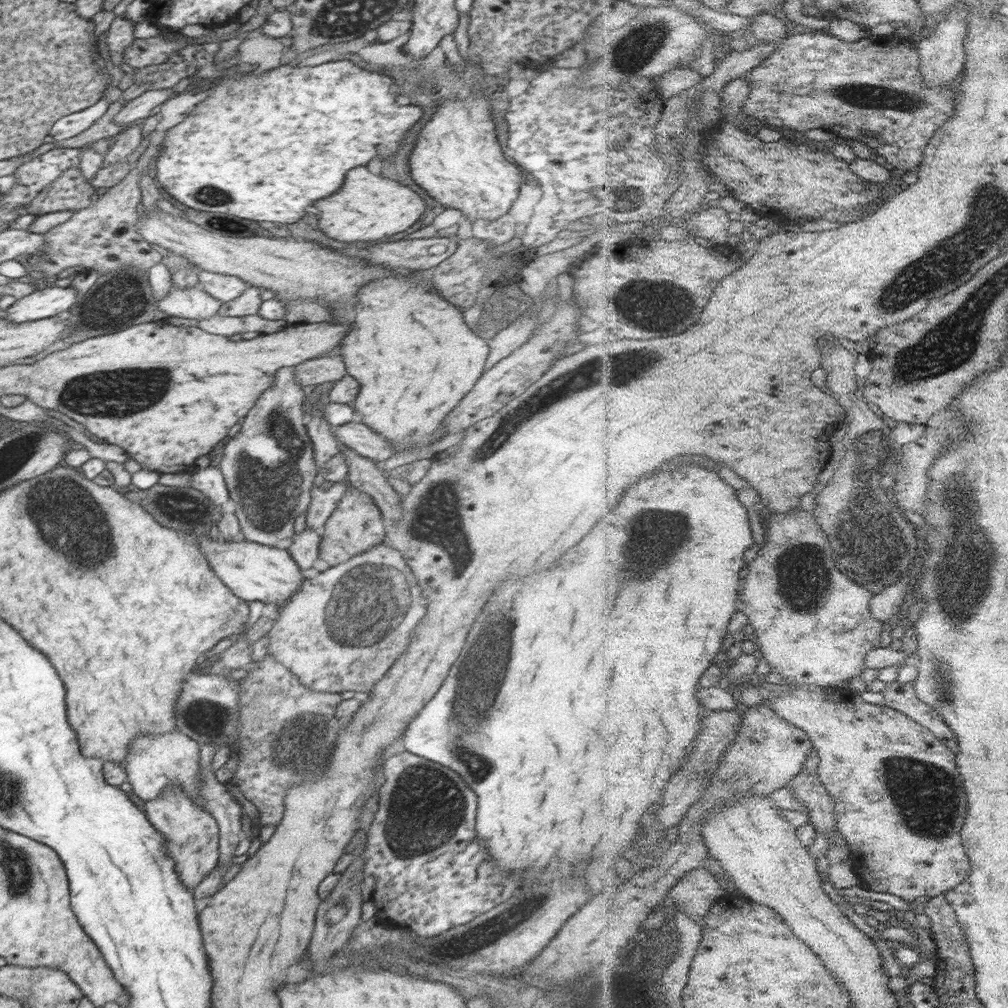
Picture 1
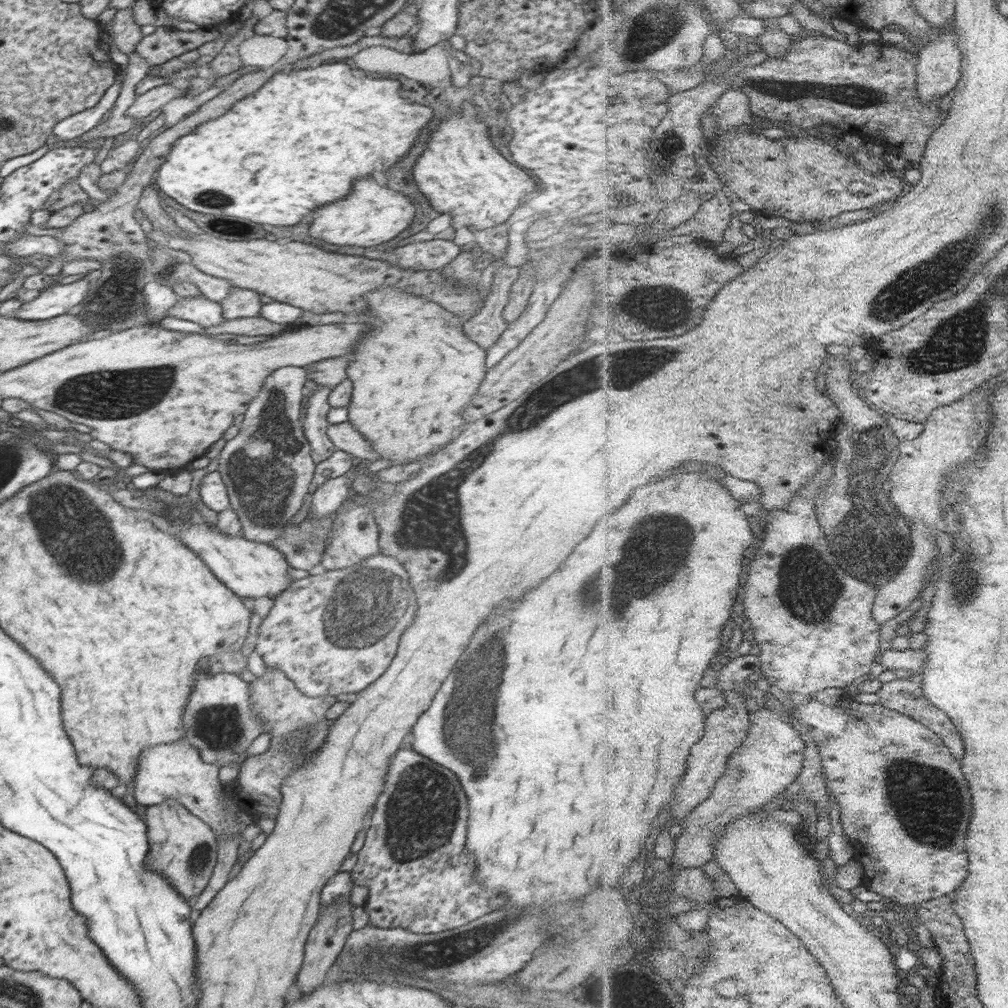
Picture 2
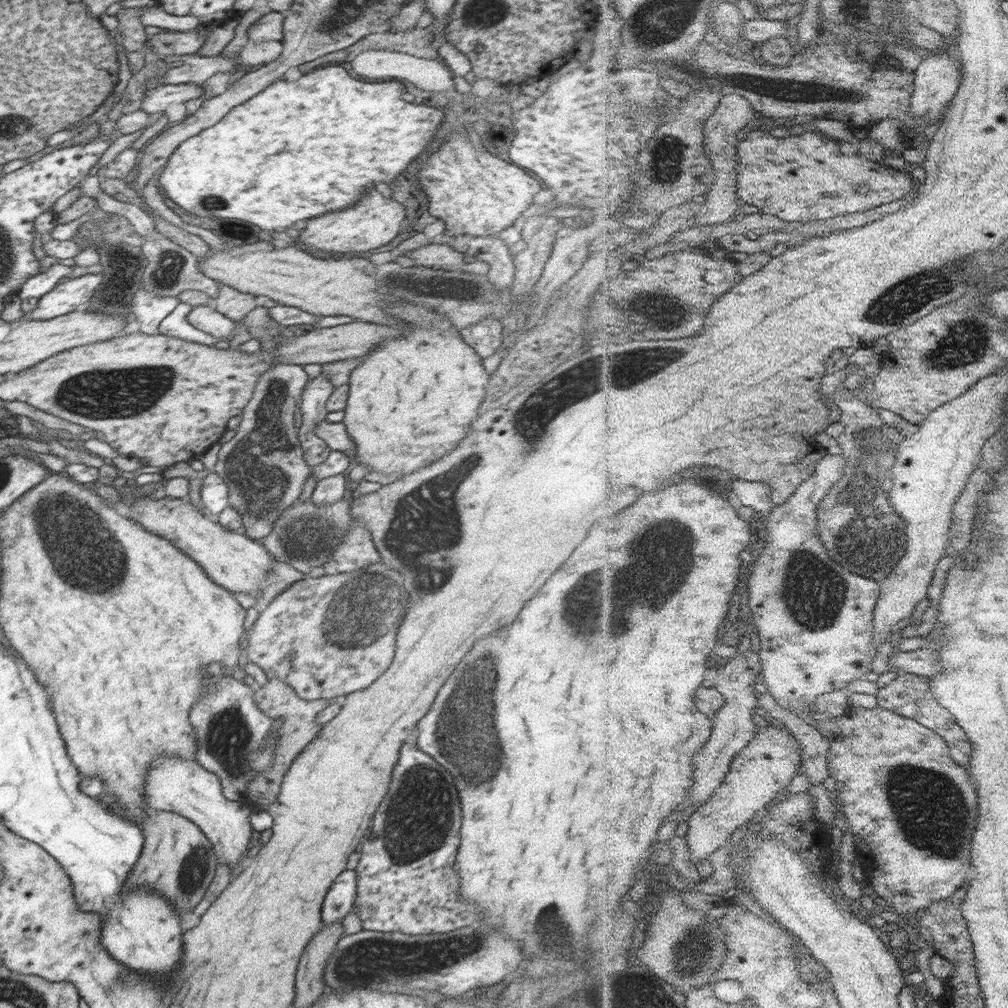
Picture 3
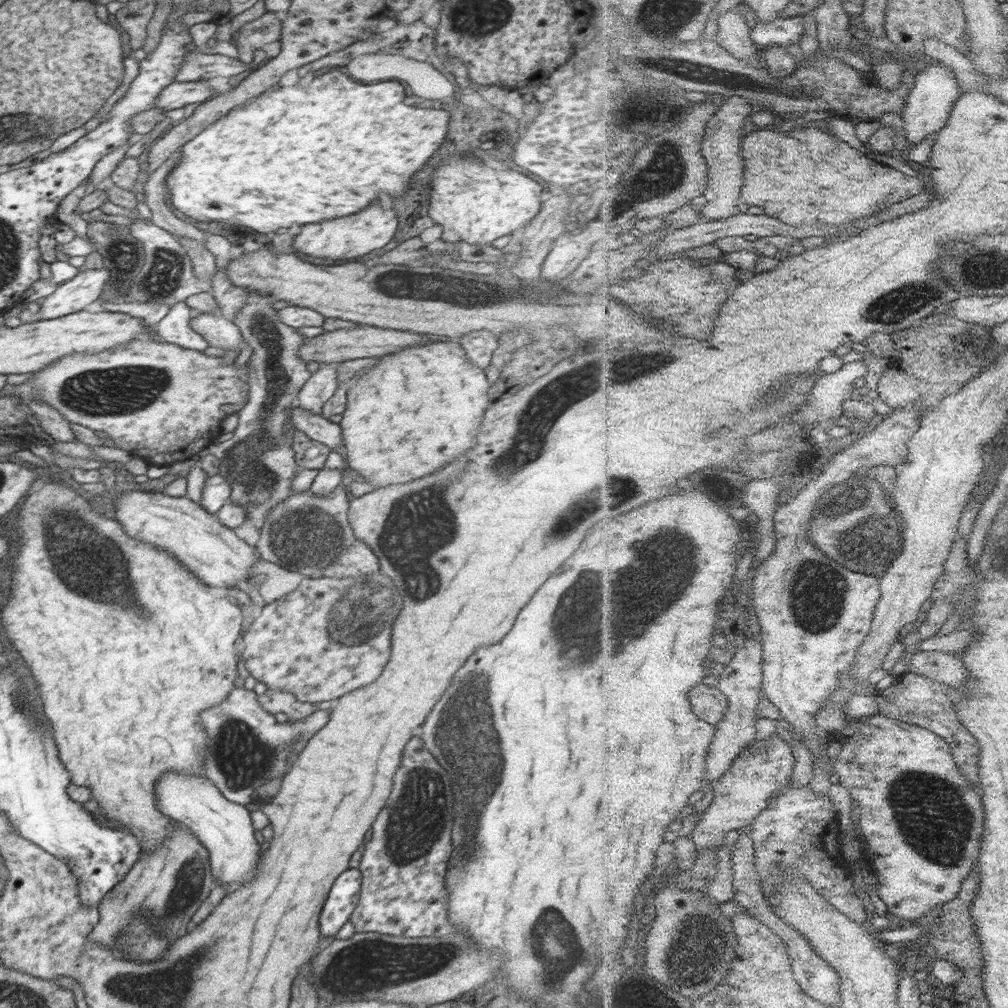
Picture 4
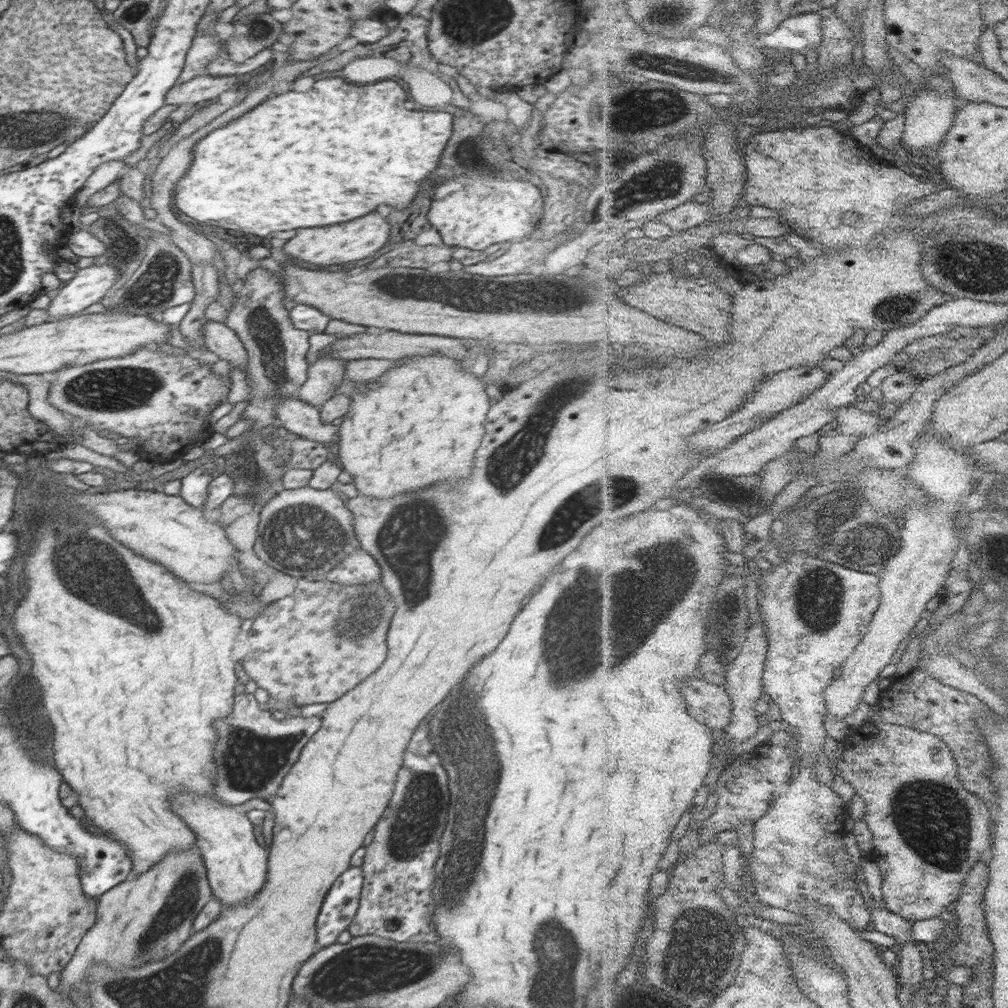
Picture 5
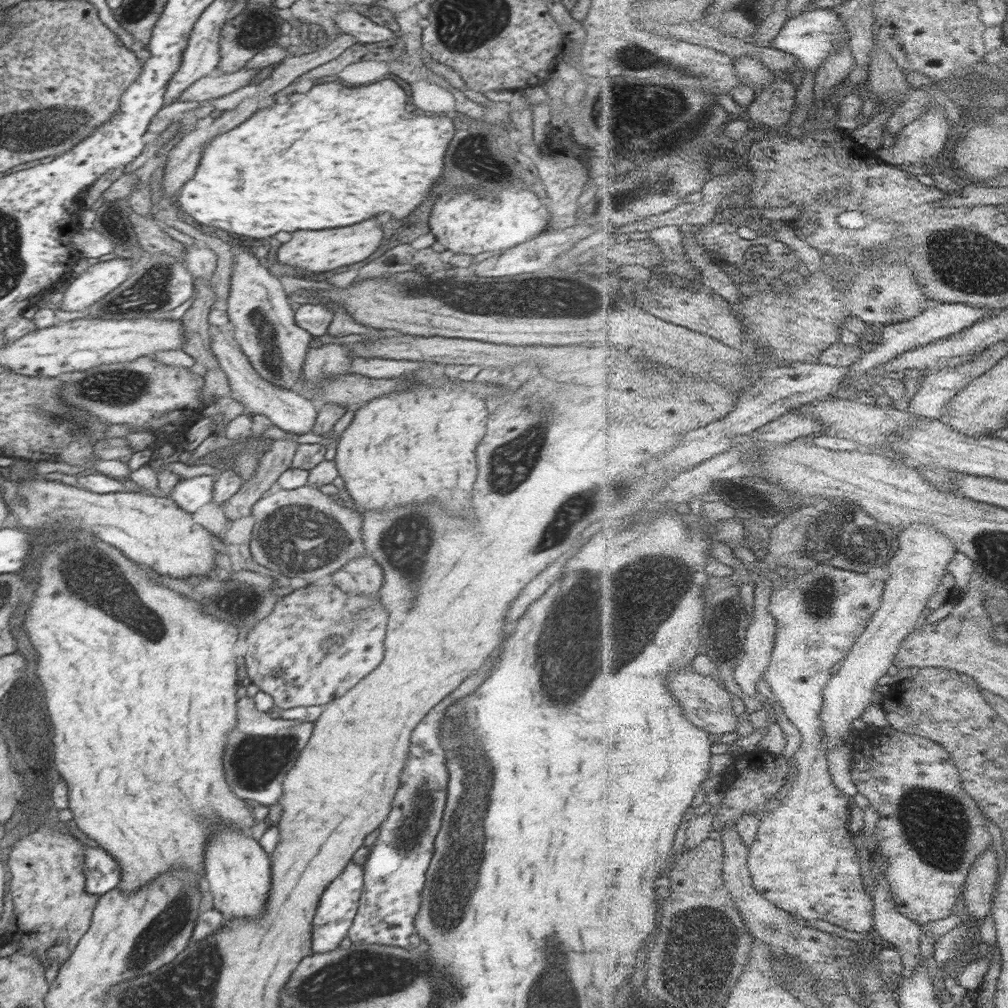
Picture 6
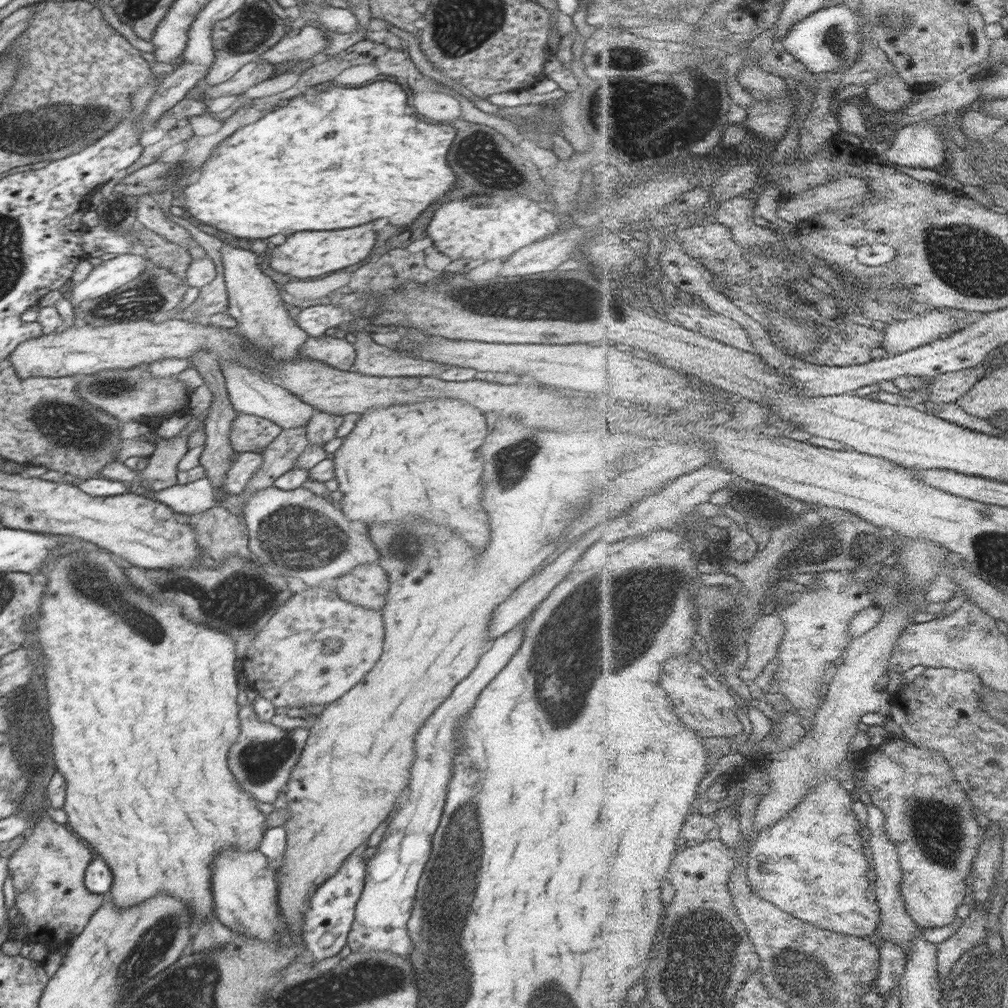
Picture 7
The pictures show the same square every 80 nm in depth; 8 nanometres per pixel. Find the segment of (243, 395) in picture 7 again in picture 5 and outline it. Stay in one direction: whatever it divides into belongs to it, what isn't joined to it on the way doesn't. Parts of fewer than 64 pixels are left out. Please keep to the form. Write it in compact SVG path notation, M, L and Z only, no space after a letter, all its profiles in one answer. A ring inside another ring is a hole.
M207 320L202 330L207 350L217 354L220 359L226 360L231 370L243 368L248 373L246 349L238 335L224 321ZM278 397L275 410L279 426L290 431L290 433L326 446L335 445L337 442L338 427L333 426L332 423L322 423L320 414L314 405L306 404L298 400L297 397Z

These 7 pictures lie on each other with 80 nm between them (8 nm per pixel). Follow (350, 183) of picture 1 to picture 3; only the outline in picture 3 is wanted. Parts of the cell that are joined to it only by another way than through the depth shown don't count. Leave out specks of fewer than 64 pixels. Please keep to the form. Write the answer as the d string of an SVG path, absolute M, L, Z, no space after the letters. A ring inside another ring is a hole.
M367 190L350 209L308 220L298 242L304 242L312 250L332 252L332 254L356 254L356 252L375 250L394 240L400 230L404 230L403 224L406 222L408 206L410 205L400 200L397 195L386 199L376 190Z

